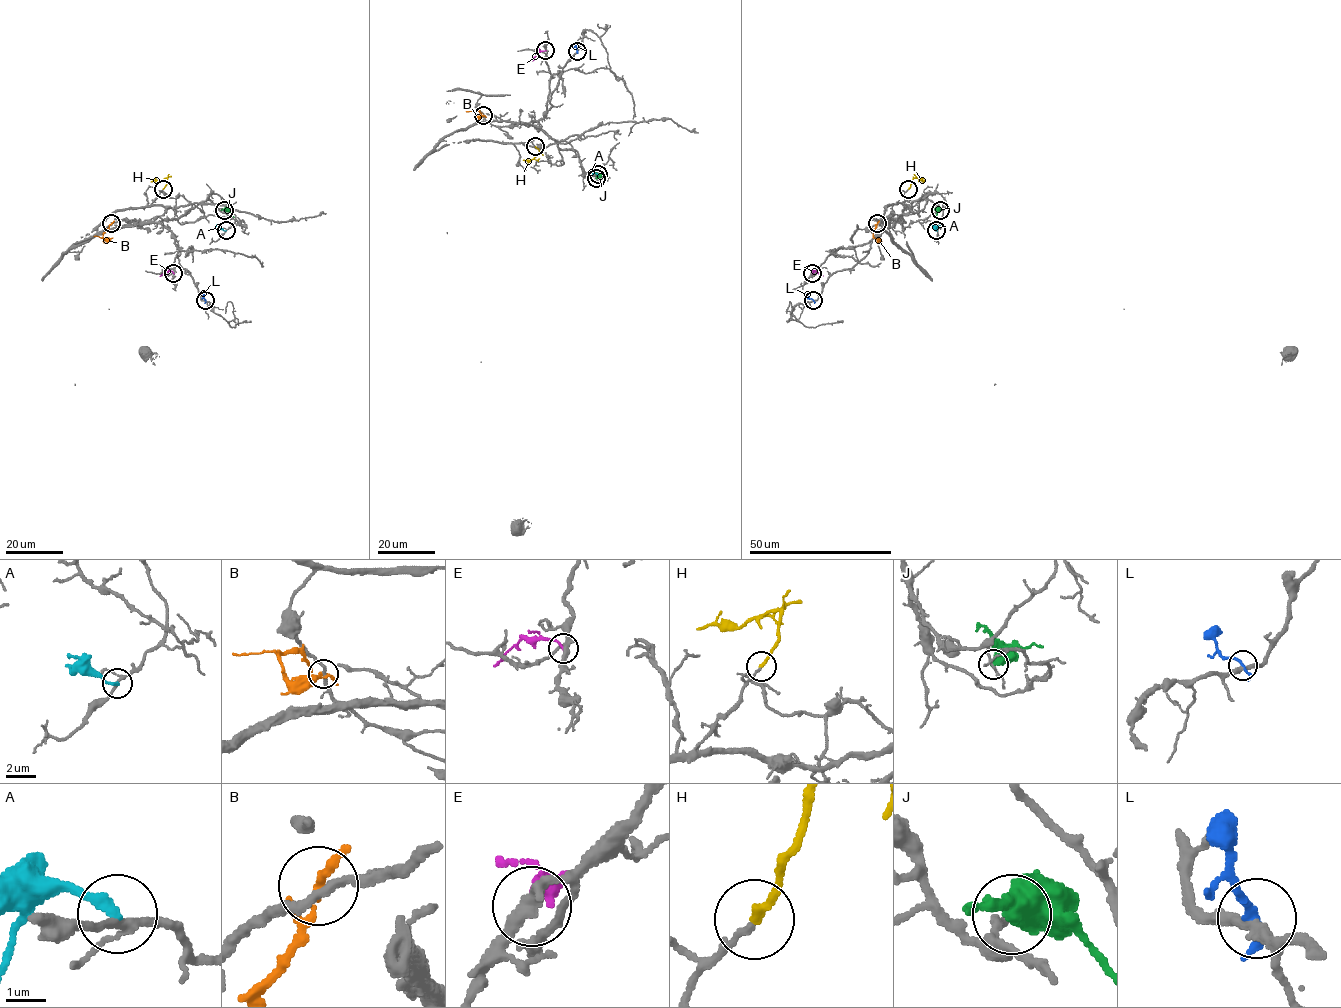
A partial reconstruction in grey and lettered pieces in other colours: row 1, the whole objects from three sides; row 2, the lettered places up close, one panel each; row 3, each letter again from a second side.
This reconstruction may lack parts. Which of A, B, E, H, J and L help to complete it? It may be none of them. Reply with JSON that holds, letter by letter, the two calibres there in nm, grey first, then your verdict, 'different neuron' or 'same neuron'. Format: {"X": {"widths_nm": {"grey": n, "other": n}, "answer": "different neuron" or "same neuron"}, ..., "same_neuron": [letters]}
{"A": {"widths_nm": {"grey": 160, "other": 240}, "answer": "different neuron"}, "B": {"widths_nm": {"grey": 220, "other": 160}, "answer": "different neuron"}, "E": {"widths_nm": {"grey": 280, "other": 180}, "answer": "different neuron"}, "H": {"widths_nm": {"grey": 160, "other": 220}, "answer": "same neuron"}, "J": {"widths_nm": {"grey": 160, "other": 440}, "answer": "different neuron"}, "L": {"widths_nm": {"grey": 280, "other": 280}, "answer": "different neuron"}, "same_neuron": ["H"]}

